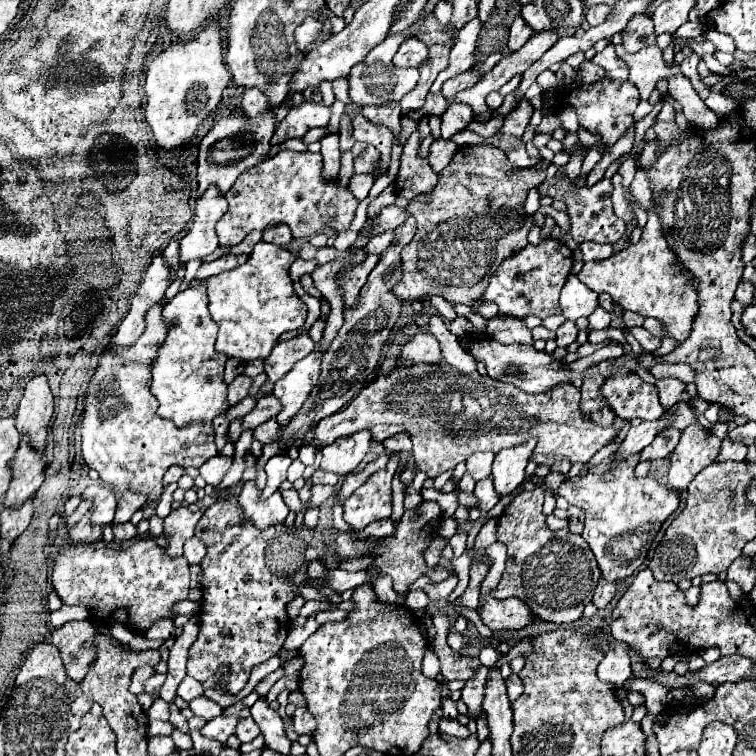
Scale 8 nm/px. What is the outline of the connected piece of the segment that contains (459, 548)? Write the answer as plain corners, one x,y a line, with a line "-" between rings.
460,533
455,534
449,539
449,544
452,547
455,557
459,557
463,554
466,548
467,534

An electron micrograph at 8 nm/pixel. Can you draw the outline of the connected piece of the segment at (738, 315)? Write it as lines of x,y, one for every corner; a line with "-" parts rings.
732,300
732,324
736,326
738,332
746,332
746,326
742,326
742,314
744,306
738,300

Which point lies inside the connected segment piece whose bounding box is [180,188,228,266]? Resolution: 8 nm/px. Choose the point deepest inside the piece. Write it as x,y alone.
201,240

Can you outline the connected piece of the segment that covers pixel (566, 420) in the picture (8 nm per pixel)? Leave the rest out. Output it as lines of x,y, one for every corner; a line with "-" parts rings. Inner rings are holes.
416,364
412,368
402,368
402,370
392,370
390,374
384,374
376,378
370,386
366,386
344,410
320,420
320,424
314,430
314,440
310,444
302,444
298,448
300,460
304,462
314,462
316,454
332,444
336,438
342,436
352,436
360,430
370,430
374,426
384,428
388,436
396,432
410,432
412,436
412,456
416,470
428,474
430,478
440,476
442,472
454,470
456,464
466,462
470,454
476,450
490,450
498,454
500,450
514,446
514,444
524,444
528,438
536,438
538,444
534,448
530,461
536,464
546,464
554,466
560,460
570,460
570,462
588,462
602,446
606,446
610,440
616,438
616,428
594,428
590,420
580,416
580,390
574,384
558,384
556,388
550,388
548,392
542,394
526,394
520,388
514,386
496,386
488,388
486,392
474,392
472,394
472,376
482,376
478,372
472,374
462,374
450,364
440,364
440,366
430,366
430,364

